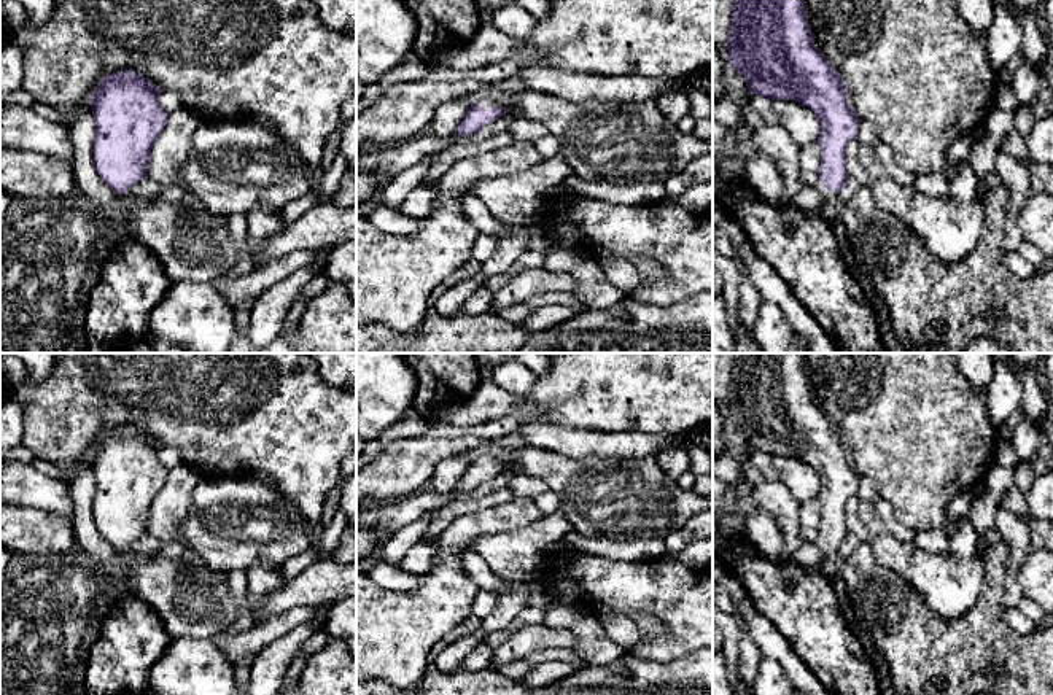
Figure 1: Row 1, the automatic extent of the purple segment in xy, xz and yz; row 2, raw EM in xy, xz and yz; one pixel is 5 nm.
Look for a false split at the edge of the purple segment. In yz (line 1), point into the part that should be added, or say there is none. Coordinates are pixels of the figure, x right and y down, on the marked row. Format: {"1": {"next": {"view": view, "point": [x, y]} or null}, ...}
{"1": {"next": {"view": "yz", "point": [831, 207]}}}

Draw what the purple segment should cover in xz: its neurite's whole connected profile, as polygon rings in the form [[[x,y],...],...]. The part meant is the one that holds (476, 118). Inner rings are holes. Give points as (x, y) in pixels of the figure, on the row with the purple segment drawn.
[[[482,100],[469,107],[455,134],[468,137],[476,132],[482,132],[485,126],[499,119],[506,113],[506,108],[501,107],[498,102]]]

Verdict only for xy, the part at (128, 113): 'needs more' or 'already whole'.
needs more

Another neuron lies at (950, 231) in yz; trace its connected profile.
[[[859,145],[857,159],[868,175],[868,189],[875,205],[905,223],[923,240],[932,259],[942,264],[953,264],[975,251],[981,239],[985,219],[985,210],[980,200],[959,204],[946,196],[931,197],[919,192],[915,186],[899,184],[883,167],[875,148],[868,145]]]

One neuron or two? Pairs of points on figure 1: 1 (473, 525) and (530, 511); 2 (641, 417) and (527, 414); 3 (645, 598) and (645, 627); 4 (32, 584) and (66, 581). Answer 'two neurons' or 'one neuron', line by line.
1: one neuron
2: one neuron
3: two neurons
4: one neuron

